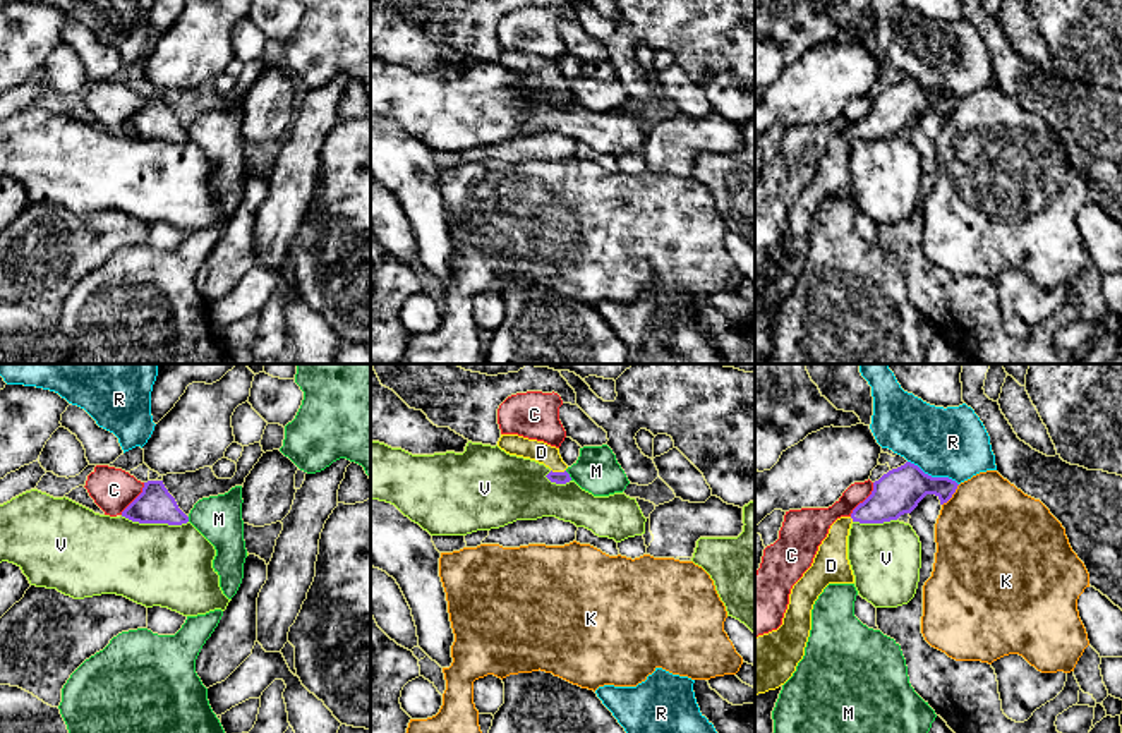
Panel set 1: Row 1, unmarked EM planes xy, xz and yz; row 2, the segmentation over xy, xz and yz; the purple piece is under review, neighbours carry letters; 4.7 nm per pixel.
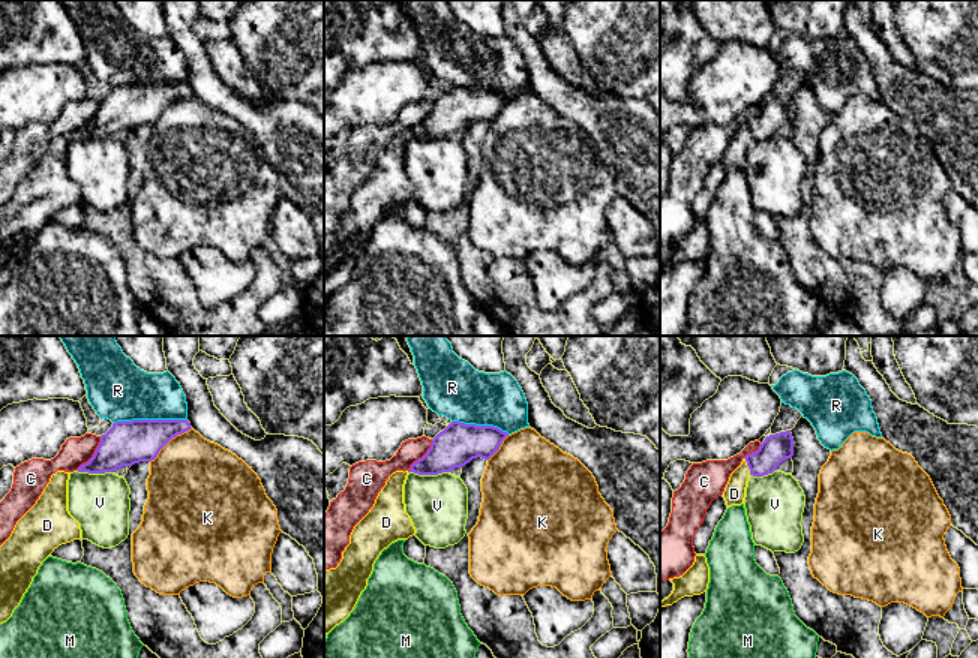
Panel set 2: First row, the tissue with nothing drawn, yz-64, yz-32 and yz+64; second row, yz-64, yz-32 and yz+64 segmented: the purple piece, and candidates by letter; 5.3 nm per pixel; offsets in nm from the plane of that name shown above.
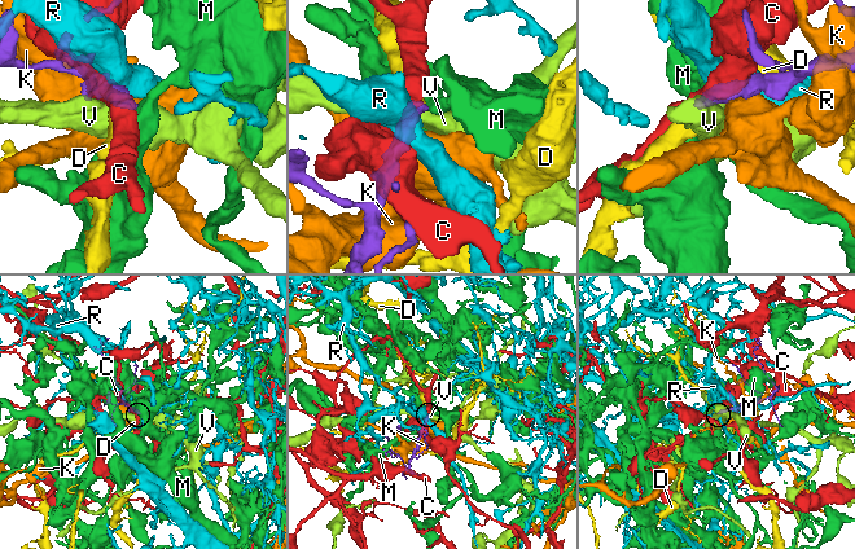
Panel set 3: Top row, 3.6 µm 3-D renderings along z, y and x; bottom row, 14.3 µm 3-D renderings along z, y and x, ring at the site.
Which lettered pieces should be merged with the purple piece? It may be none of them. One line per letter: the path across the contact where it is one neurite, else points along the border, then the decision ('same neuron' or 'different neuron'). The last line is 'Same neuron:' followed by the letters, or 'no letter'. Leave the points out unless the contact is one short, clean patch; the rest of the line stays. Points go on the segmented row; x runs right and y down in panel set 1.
C: different neuron
D: way xz (560, 478), (558, 472), (541, 452); same neuron
K: different neuron
M: border xz (565, 471), (572, 479); different neuron
R: different neuron
V: border xy (120, 515), (139, 522), (187, 522); different neuron
Same neuron: D

